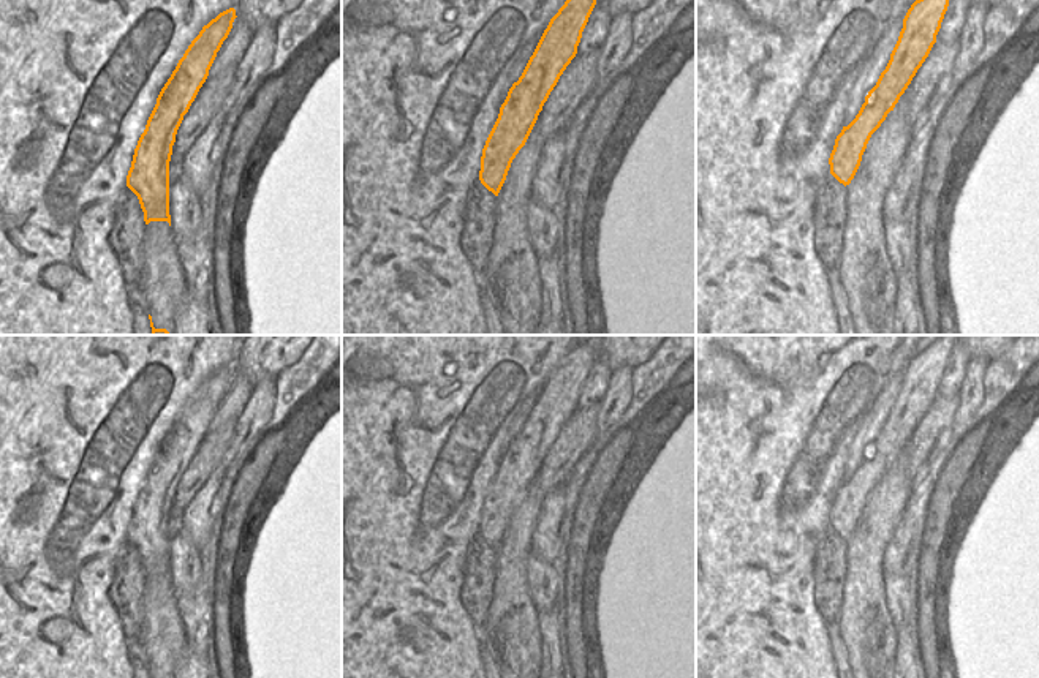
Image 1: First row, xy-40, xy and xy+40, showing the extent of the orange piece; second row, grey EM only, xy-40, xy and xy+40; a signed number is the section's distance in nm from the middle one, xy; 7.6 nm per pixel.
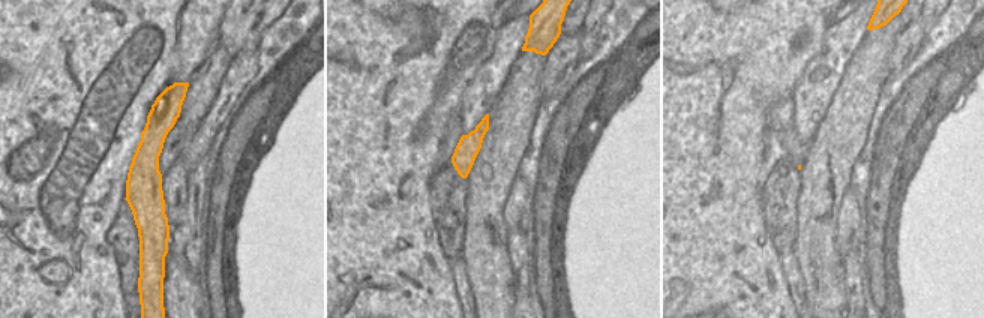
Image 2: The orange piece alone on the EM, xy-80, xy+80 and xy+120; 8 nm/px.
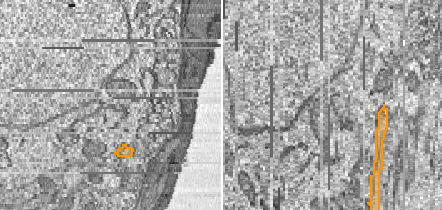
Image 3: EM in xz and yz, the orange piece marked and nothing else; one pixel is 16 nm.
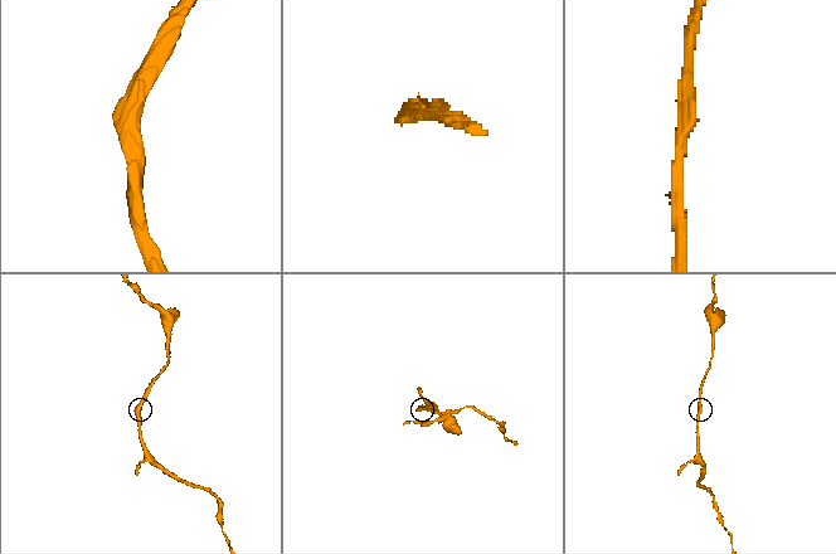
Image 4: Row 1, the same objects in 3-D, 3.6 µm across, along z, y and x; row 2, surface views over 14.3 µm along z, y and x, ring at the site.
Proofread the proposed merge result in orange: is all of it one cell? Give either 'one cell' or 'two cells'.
one cell

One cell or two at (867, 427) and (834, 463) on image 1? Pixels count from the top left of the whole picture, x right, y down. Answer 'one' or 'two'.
two

